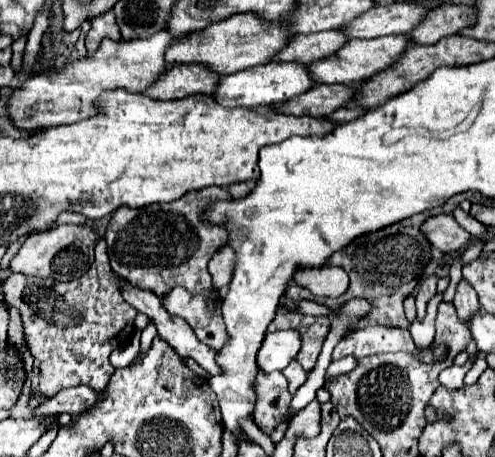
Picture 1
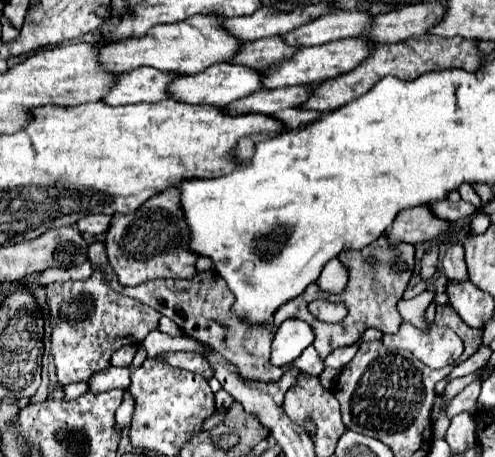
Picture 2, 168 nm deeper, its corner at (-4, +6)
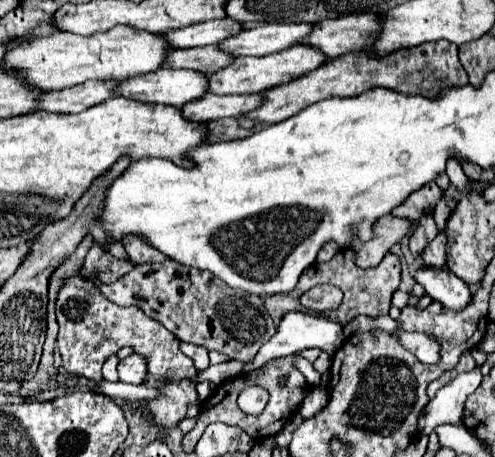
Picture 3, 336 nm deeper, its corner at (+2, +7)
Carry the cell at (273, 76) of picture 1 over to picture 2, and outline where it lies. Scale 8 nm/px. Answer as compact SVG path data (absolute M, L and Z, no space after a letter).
M220 63L220 65L212 65L200 73L194 75L178 75L170 85L168 85L168 95L174 101L184 101L190 105L212 105L212 107L222 107L228 105L240 97L246 97L254 91L260 89L260 73L256 69L250 67L242 67L242 65L228 65L228 63Z

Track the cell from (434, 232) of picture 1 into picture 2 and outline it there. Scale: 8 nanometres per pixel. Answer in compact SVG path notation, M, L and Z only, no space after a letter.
M424 205L404 209L404 213L396 215L396 221L392 223L388 231L388 243L398 245L398 243L424 243L424 241L434 241L436 237L444 235L448 229L448 223L434 217L432 211Z

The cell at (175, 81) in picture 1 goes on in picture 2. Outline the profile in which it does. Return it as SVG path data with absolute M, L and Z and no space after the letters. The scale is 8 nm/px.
M134 69L132 73L122 73L116 77L114 85L108 89L108 93L104 95L104 103L108 105L128 105L128 103L142 103L142 101L162 101L168 97L166 87L168 81L172 81L172 77L176 77L174 73L160 73L156 69Z

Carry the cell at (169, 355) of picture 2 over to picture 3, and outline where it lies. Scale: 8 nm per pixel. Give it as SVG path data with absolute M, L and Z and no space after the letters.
M66 278L60 286L56 300L58 318L58 350L62 366L74 376L86 376L90 380L102 380L104 360L124 346L132 346L136 354L146 358L148 372L154 376L176 376L194 378L198 374L192 358L184 356L178 348L178 338L162 328L160 322L148 318L138 306L118 306L98 292L98 288L84 278Z

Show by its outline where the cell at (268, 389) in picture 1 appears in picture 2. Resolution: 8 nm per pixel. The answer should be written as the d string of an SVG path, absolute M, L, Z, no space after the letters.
M84 261L84 263L72 265L68 269L48 269L48 271L38 272L34 274L34 277L39 284L47 285L52 281L88 279L98 269L104 275L106 283L112 287L112 291L116 291L124 297L130 297L134 301L142 301L144 305L150 305L152 309L156 309L160 315L170 317L186 335L212 347L226 361L236 365L242 377L258 379L258 381L278 381L282 377L284 369L270 365L270 345L272 345L274 333L270 331L268 325L254 327L254 325L248 325L246 321L240 321L232 313L232 305L236 301L234 293L228 289L226 281L212 271L196 273L196 277L192 277L192 279L156 279L156 281L144 281L136 287L122 287L116 281L116 275L112 273L110 265L98 267L92 261Z

